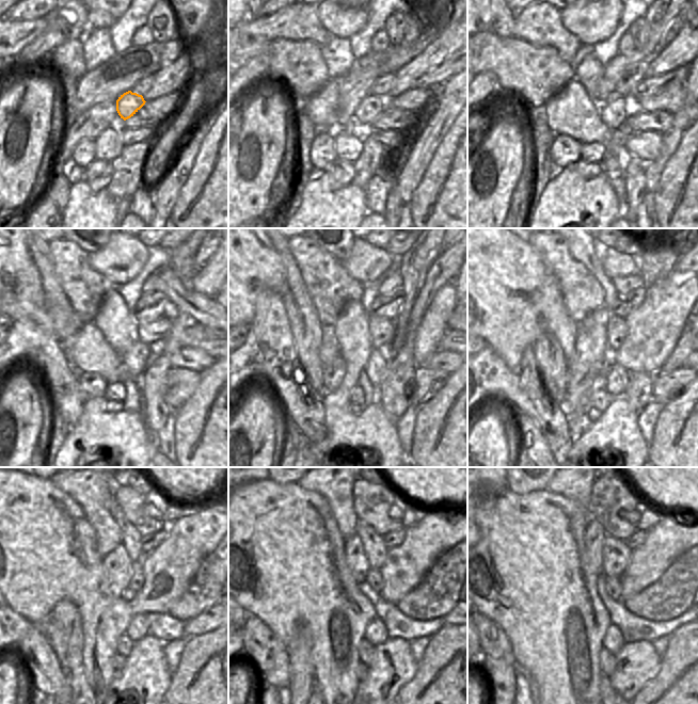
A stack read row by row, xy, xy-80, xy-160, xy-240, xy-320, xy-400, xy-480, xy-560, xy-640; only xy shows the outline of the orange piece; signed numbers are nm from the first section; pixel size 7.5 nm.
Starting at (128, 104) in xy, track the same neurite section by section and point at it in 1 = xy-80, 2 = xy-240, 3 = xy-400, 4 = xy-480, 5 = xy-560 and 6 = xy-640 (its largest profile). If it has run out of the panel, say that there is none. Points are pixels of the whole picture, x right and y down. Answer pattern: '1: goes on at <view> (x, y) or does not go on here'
1: goes on at xy-80 (373, 106)
2: goes on at xy-240 (135, 358)
3: goes on at xy-400 (616, 377)
4: goes on at xy-480 (138, 628)
5: goes on at xy-560 (376, 634)
6: goes on at xy-640 (613, 641)

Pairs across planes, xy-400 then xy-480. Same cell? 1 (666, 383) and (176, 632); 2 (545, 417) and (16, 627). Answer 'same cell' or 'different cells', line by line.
1: different cells
2: same cell

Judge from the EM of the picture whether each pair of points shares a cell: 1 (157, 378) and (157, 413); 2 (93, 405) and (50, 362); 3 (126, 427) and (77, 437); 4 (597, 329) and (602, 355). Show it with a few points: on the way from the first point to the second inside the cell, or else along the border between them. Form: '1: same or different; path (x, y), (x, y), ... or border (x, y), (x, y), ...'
1: same; path (157, 386), (157, 404)
2: different; border (84, 402), (82, 413), (75, 426)
3: same; path (114, 437), (89, 437)
4: same; path (599, 335), (601, 349)

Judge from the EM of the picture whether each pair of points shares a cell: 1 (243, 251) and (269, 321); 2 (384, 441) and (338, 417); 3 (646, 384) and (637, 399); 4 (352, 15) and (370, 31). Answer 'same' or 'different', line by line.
1: different
2: same
3: same
4: different

